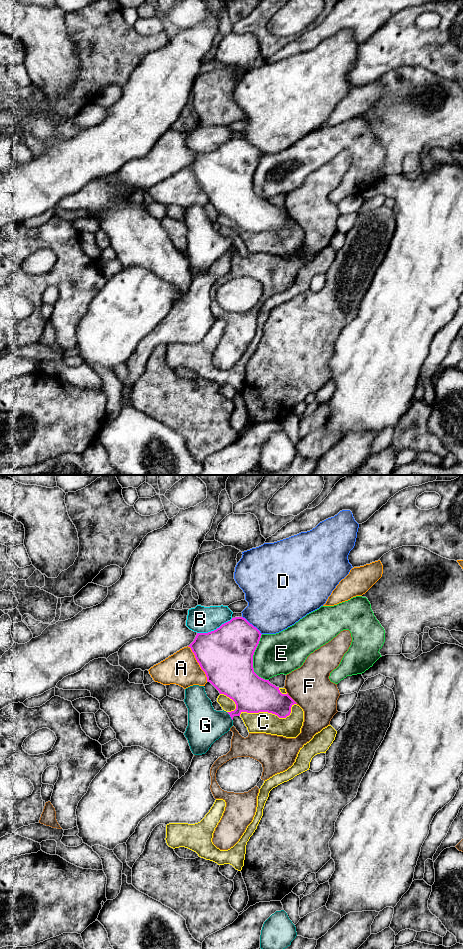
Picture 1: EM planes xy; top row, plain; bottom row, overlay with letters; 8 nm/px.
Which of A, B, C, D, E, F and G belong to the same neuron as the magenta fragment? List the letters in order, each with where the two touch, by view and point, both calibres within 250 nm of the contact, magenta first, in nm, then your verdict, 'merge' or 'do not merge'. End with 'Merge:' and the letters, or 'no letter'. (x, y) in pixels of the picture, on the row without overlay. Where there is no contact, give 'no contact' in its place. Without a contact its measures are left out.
A: contact xy (198, 182); calibres 440 and 260 nm; do not merge
B: contact xy (214, 150); calibres 440 and 220 nm; do not merge
C: contact xy (270, 232); calibres 300 and 180 nm; do not merge
D: contact xy (251, 144); calibres 380 and 440 nm; do not merge
E: contact xy (252, 180); calibres 440 and 340 nm; do not merge
F: contact xy (291, 218); calibres 260 and 340 nm; do not merge
G: contact xy (230, 236); calibres 300 and 280 nm; merge
Merge: G

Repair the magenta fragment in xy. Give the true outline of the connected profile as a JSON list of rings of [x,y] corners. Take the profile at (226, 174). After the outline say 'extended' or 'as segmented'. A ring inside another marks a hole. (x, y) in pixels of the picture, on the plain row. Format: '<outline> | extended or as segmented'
[[[235,137],[208,153],[197,153],[188,166],[201,189],[220,214],[232,219],[236,229],[231,232],[216,231],[207,217],[204,206],[193,205],[185,209],[184,222],[188,228],[188,246],[184,253],[194,275],[205,274],[211,265],[233,246],[233,237],[242,232],[268,232],[286,238],[291,227],[297,224],[289,215],[282,214],[279,207],[259,197],[253,188],[253,175],[261,158],[260,151],[243,137]]] | extended

